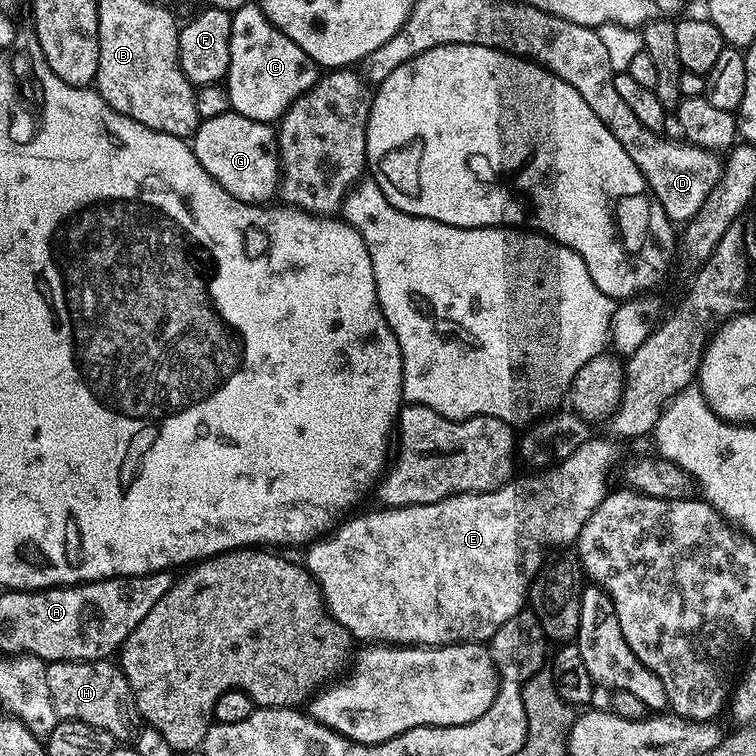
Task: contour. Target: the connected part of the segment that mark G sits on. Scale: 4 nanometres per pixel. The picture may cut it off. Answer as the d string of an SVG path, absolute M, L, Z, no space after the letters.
M230 111L218 114L218 118L201 120L190 137L190 143L202 170L226 190L226 194L234 194L238 202L267 205L271 196L277 195L280 187L280 154L276 151L276 134L272 124L263 124L254 118L246 118L242 114Z

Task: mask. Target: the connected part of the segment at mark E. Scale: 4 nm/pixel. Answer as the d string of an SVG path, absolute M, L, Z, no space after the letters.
M589 438L565 460L558 460L543 470L533 471L528 474L532 476L524 476L521 480L513 478L498 490L467 492L466 494L451 496L442 502L430 502L429 504L411 504L401 508L381 507L376 510L380 512L368 512L365 516L354 517L353 520L346 521L347 519L345 519L339 525L339 527L341 526L340 529L337 527L307 545L308 557L303 557L302 563L320 588L325 608L357 641L364 640L360 642L398 644L401 646L439 646L442 644L471 644L473 642L491 641L494 633L502 626L506 626L506 622L510 622L510 618L514 618L514 614L525 611L528 604L528 588L532 585L532 579L538 574L538 570L543 566L546 559L544 548L552 548L555 544L571 545L575 542L592 511L602 502L602 498L608 495L610 491L608 471L615 466L616 459L618 459L617 464L621 459L619 450L611 444L613 441L608 440Z

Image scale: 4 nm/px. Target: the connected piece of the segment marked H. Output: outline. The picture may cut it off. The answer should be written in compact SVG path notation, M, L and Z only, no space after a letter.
M111 659L57 660L49 663L47 667L50 698L53 699L54 710L60 720L81 720L90 726L106 730L116 742L133 739L138 713L132 698L132 688L119 663Z

